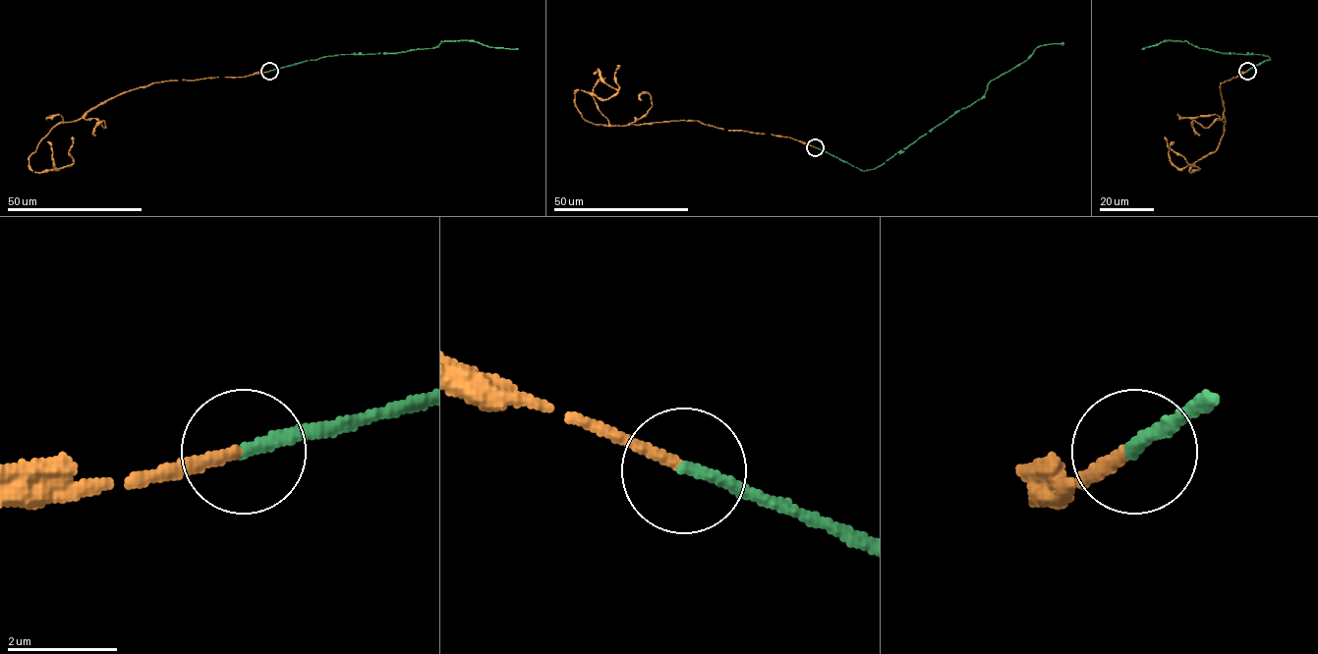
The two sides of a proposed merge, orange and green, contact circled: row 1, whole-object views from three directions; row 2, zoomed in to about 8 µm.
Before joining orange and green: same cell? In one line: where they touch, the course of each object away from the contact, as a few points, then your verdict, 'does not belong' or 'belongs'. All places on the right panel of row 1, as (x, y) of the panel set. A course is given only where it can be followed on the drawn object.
at (1247, 71); orange runs (1247, 71), (1220, 84), (1224, 134), (1218, 148), (1188, 171), (1199, 168), (1174, 166), (1169, 151), (1173, 141); green runs (1247, 71), (1270, 59), (1257, 54), (1223, 53), (1194, 46), (1185, 40), (1166, 40), (1144, 48); belongs

